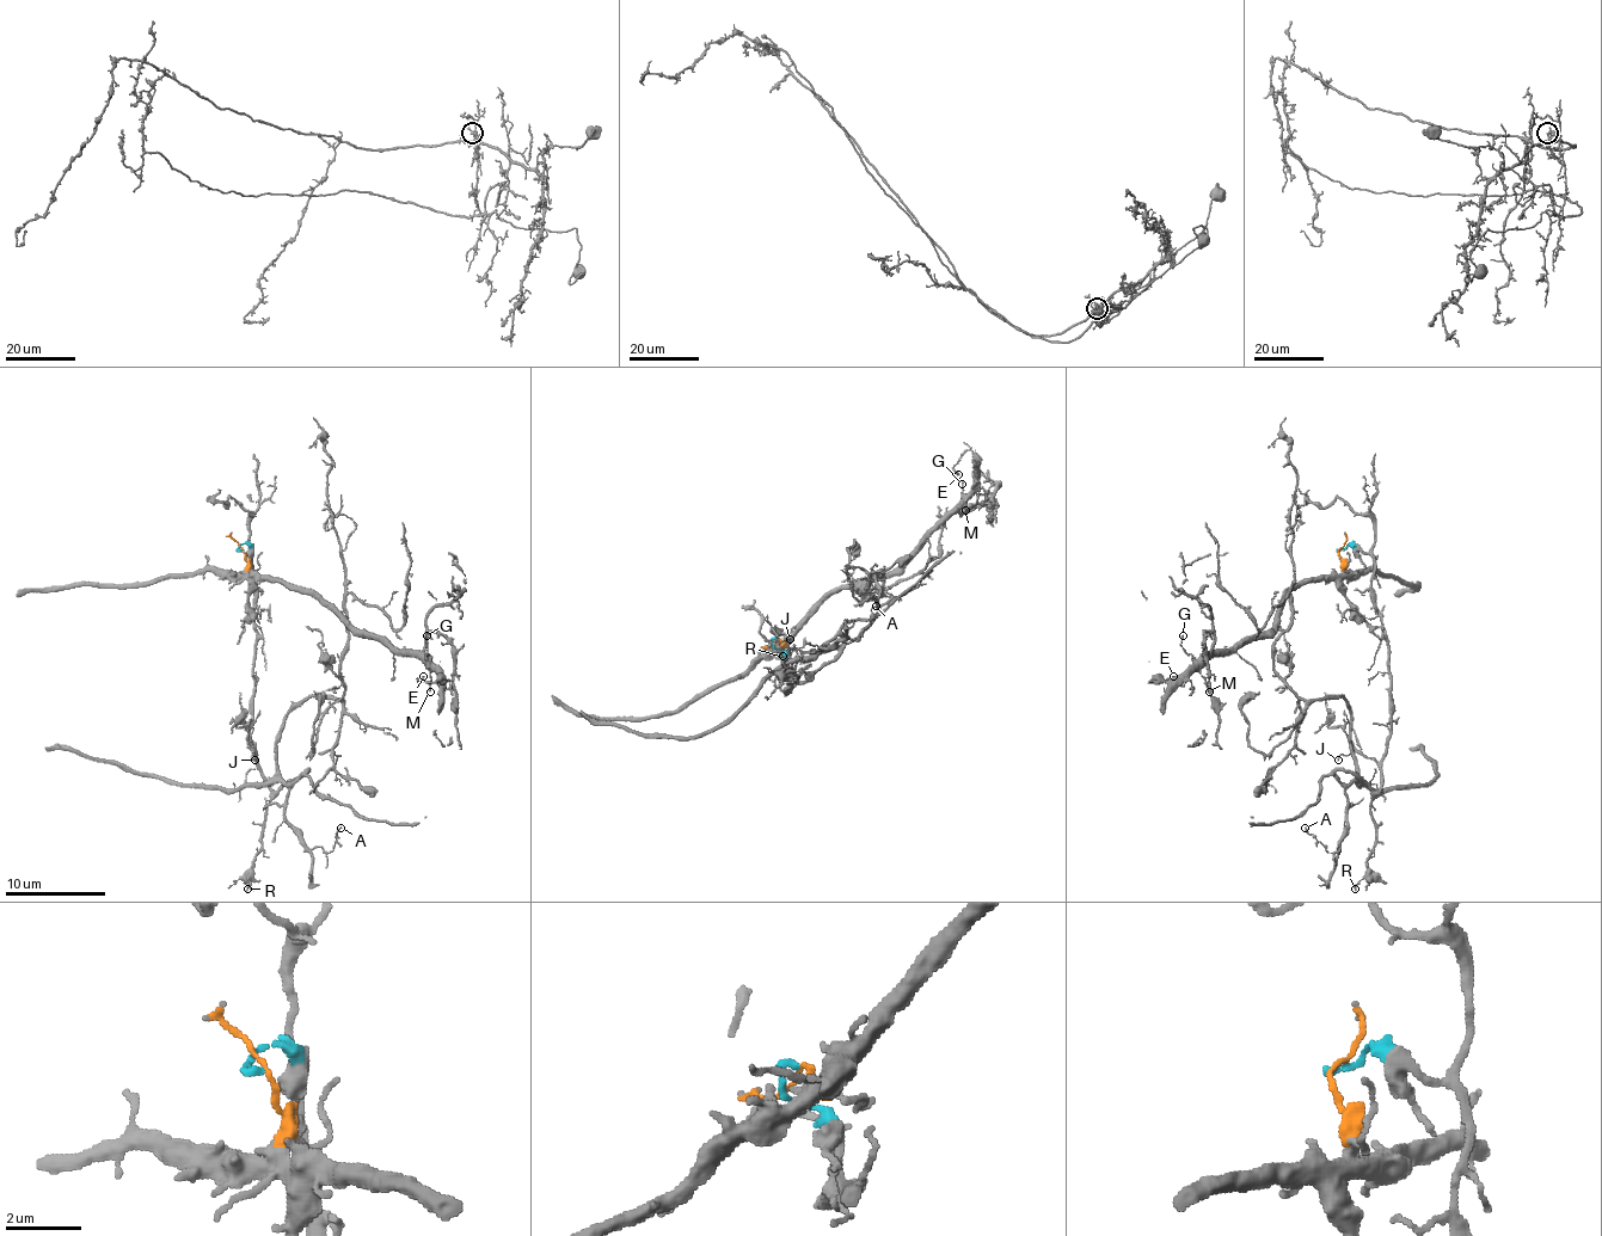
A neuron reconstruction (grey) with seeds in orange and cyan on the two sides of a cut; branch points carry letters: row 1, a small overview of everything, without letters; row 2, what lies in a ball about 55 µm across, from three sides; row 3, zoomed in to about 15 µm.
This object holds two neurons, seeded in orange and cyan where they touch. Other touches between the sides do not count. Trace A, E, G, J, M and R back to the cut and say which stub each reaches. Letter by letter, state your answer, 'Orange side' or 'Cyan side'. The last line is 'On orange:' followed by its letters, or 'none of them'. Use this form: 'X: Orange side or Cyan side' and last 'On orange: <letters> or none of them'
A: Cyan side
E: Orange side
G: Orange side
J: Cyan side
M: Orange side
R: Cyan side
On orange: E, G, M

